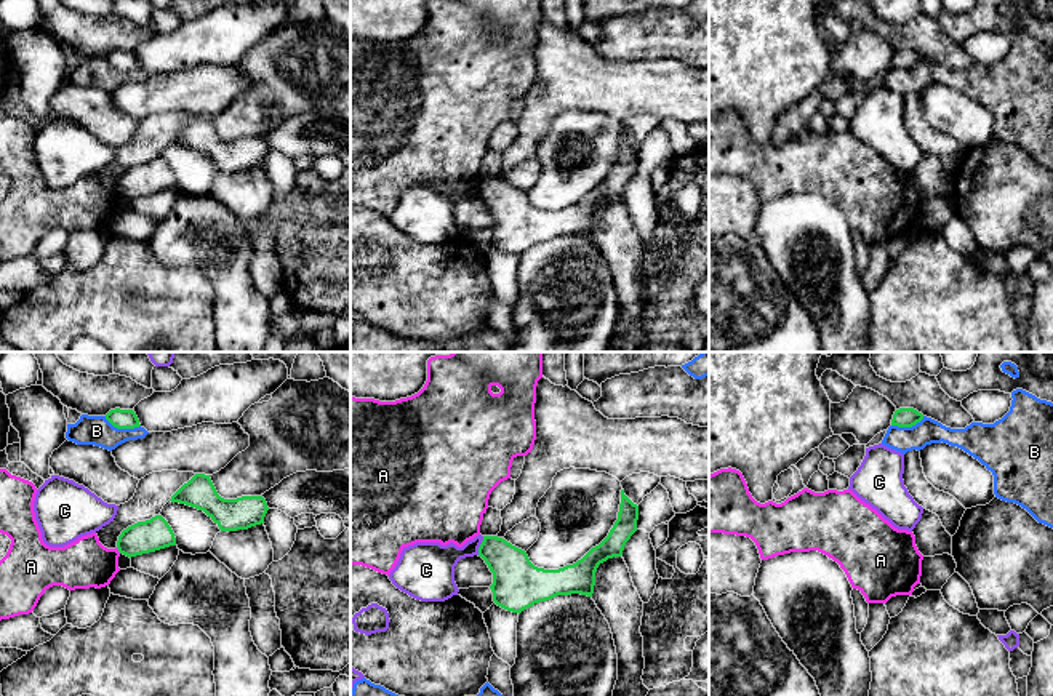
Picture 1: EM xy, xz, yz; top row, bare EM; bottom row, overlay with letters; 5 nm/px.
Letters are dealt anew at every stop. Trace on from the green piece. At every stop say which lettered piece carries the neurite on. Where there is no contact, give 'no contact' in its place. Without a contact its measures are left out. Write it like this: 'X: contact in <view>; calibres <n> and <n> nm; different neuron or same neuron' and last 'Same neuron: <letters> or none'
A: contact in xy; calibres 160 and 240 nm; different neuron
B: contact in xy; calibres 100 and 150 nm; different neuron
C: contact in xz; calibres 240 and 200 nm; different neuron
Same neuron: none

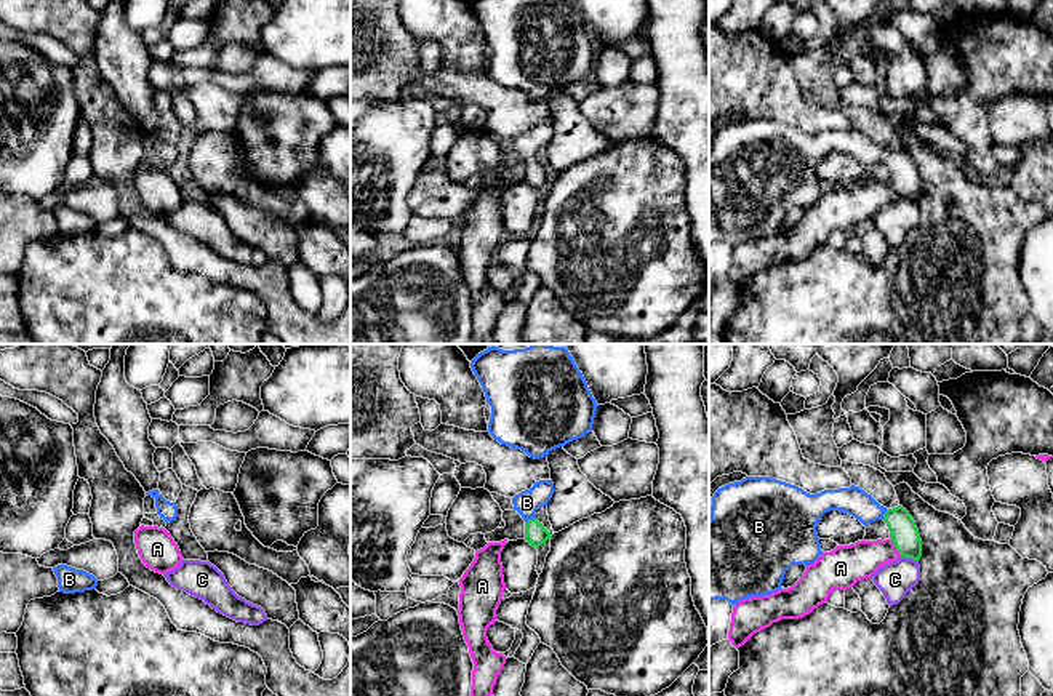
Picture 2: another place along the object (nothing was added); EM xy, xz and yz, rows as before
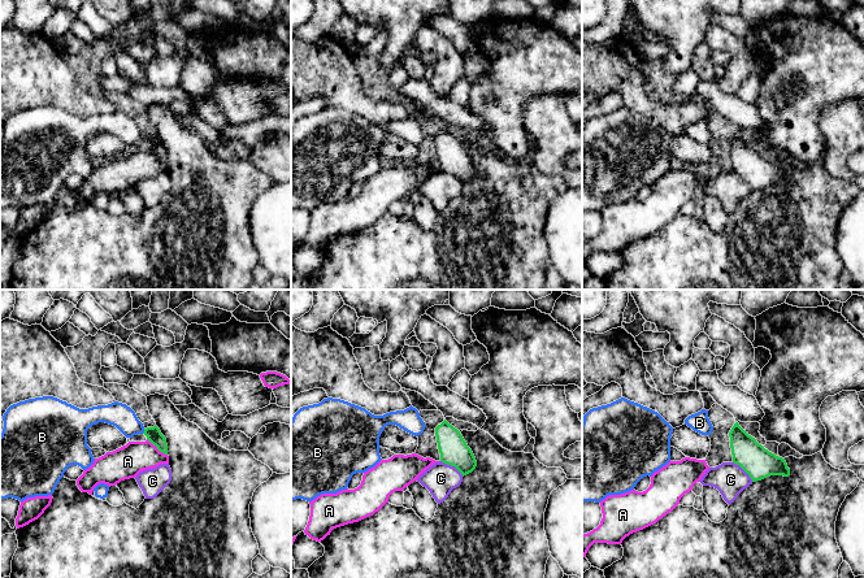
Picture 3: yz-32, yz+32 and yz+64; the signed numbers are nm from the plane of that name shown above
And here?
A: contact in yz; calibres 140 and 190 nm; different neuron
B: contact in xz; calibres 110 and 120 nm; same neuron
C: contact in yz; calibres 140 and 180 nm; different neuron
Same neuron: B

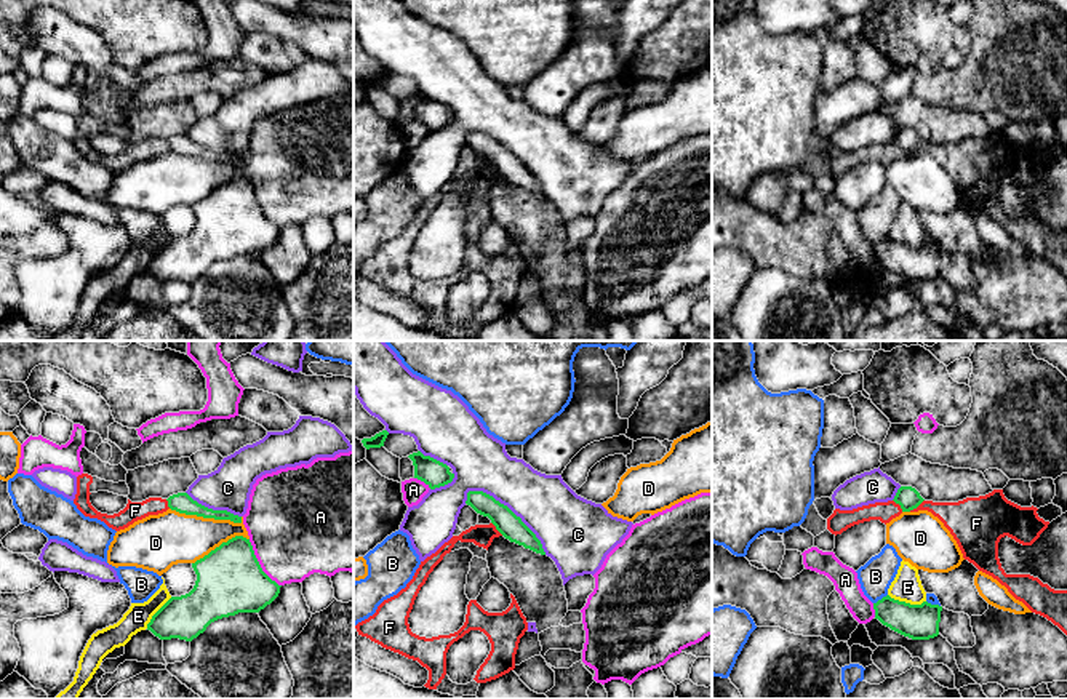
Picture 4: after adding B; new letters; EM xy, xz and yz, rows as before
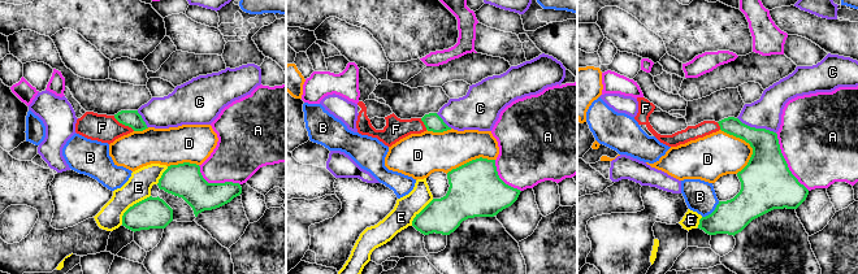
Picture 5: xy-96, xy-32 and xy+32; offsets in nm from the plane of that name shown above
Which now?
A: contact in xy; calibres 340 and 460 nm; different neuron
B: contact in yz; calibres 180 and 170 nm; different neuron
C: contact in xz; calibres 120 and 300 nm; different neuron
D: contact in xy; calibres 100 and 260 nm; different neuron
E: contact in yz; calibres 180 and 150 nm; different neuron
F: contact in yz; calibres 110 and 190 nm; different neuron
Same neuron: none

